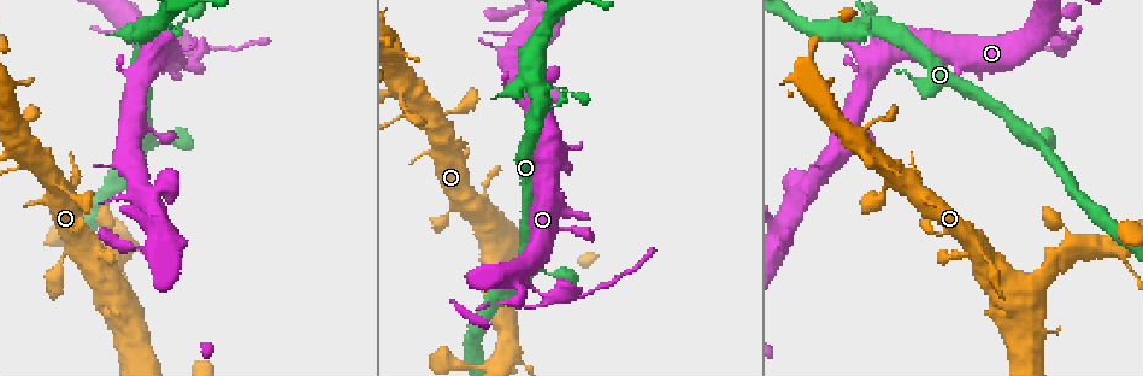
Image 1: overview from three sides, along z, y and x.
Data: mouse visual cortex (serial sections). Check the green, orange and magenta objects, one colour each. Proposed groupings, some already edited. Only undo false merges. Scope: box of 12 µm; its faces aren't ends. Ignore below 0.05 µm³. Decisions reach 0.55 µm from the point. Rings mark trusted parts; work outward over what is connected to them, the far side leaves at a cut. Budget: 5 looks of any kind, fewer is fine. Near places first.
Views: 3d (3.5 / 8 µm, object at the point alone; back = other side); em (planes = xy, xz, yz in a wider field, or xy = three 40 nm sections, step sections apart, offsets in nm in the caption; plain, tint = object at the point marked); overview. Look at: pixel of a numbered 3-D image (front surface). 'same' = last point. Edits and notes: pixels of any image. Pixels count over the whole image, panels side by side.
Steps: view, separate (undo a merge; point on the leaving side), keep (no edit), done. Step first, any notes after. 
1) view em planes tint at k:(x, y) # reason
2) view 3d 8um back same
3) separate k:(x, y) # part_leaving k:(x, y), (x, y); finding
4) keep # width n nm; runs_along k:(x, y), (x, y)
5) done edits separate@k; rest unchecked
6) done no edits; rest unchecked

view 3d 3.5um at 1:(1066, 227) # narrows sharply

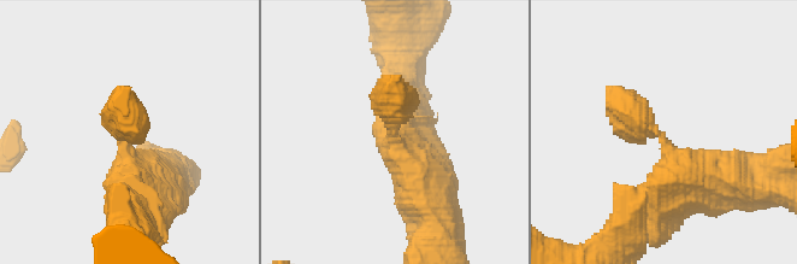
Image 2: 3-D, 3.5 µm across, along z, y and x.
view em xy step 1 tint at 2:(122, 134)

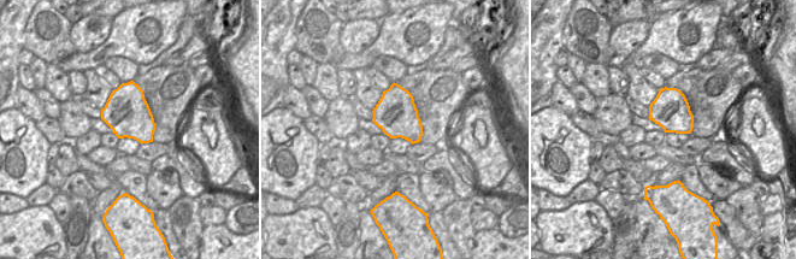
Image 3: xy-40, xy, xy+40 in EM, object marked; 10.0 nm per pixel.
keep # runs_along 2:(663, 203), (672, 154), (610, 88); one cell here

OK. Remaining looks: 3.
view 3d 8um at 1:(568, 294) # arms part here

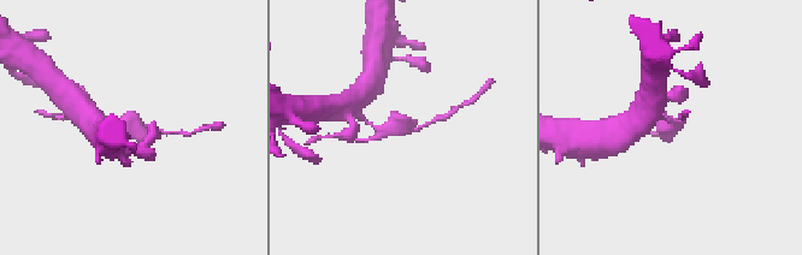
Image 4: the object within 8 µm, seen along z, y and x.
view em planes tint at 4:(399, 127) # shape alone is not enough

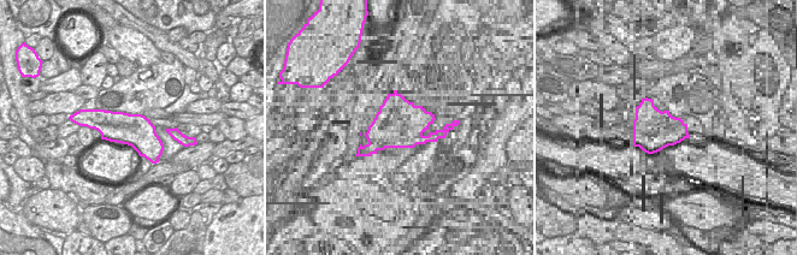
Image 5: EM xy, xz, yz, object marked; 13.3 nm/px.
separate 4:(438, 118) # part_leaving 4:(407, 132), (416, 131), (454, 111); a second cell is stuck on

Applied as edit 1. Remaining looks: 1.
done edits separate@4; rest unchecked

